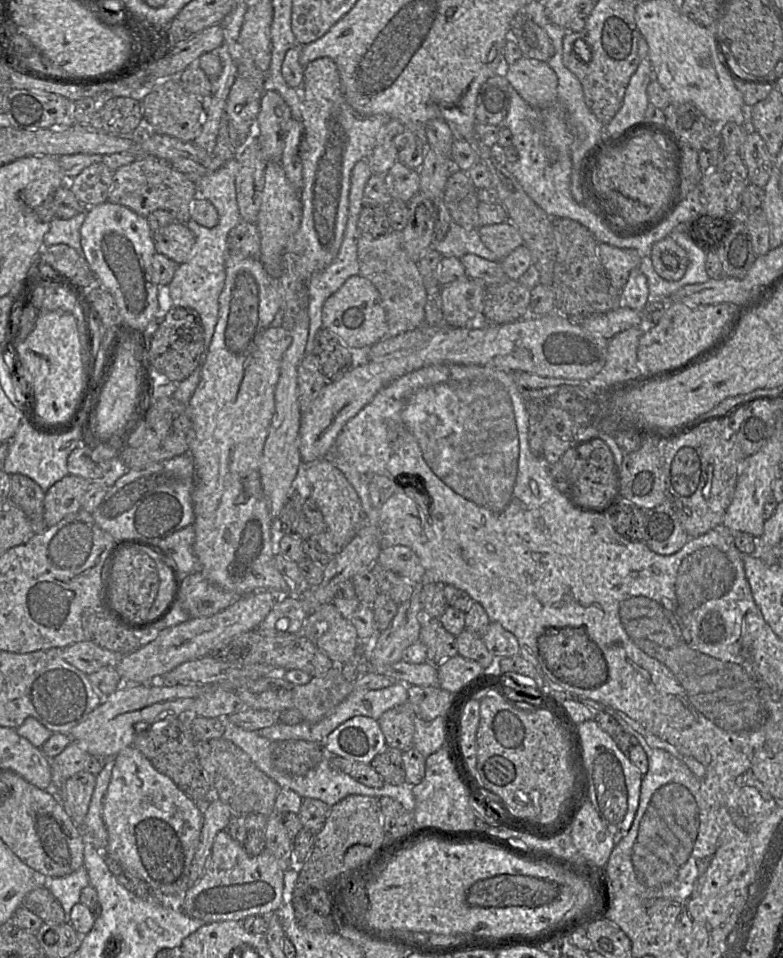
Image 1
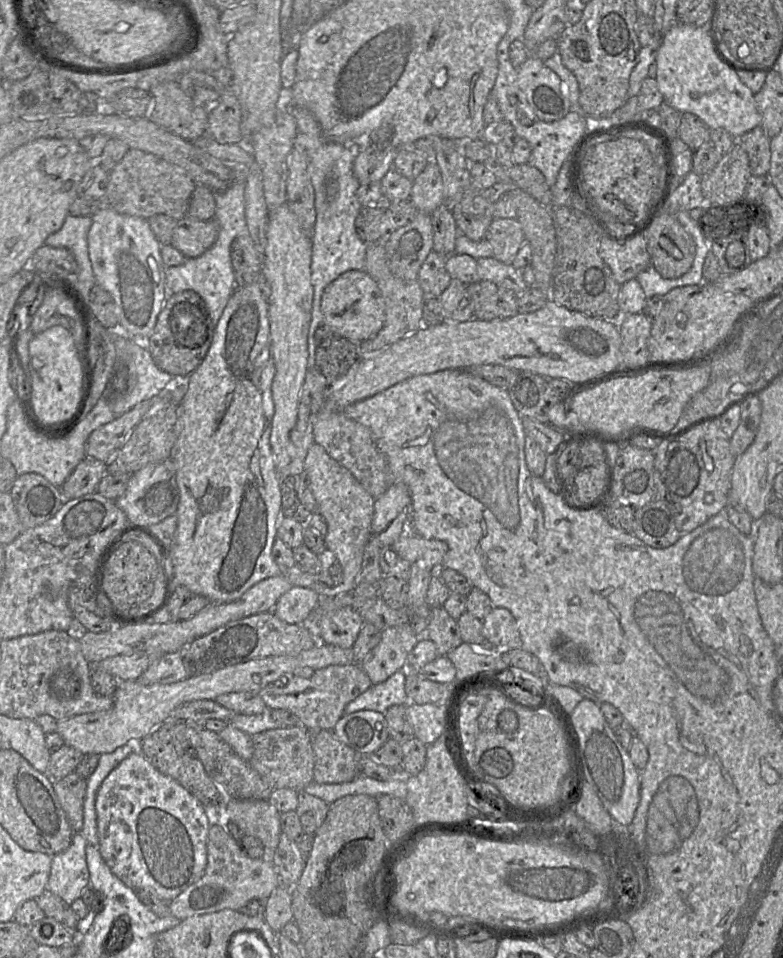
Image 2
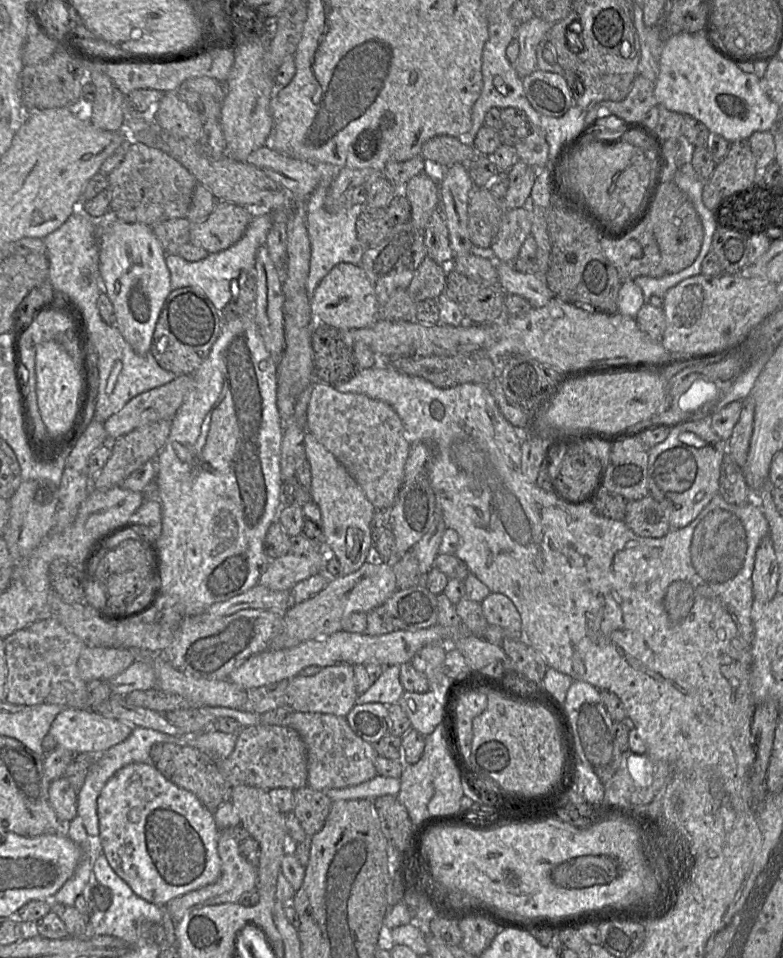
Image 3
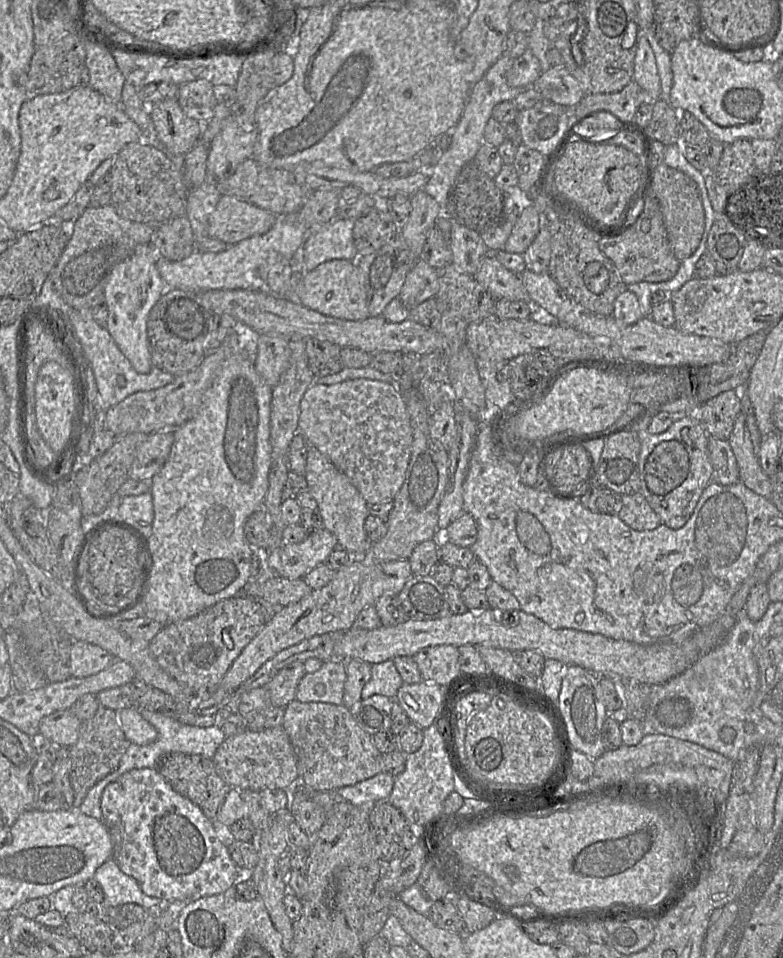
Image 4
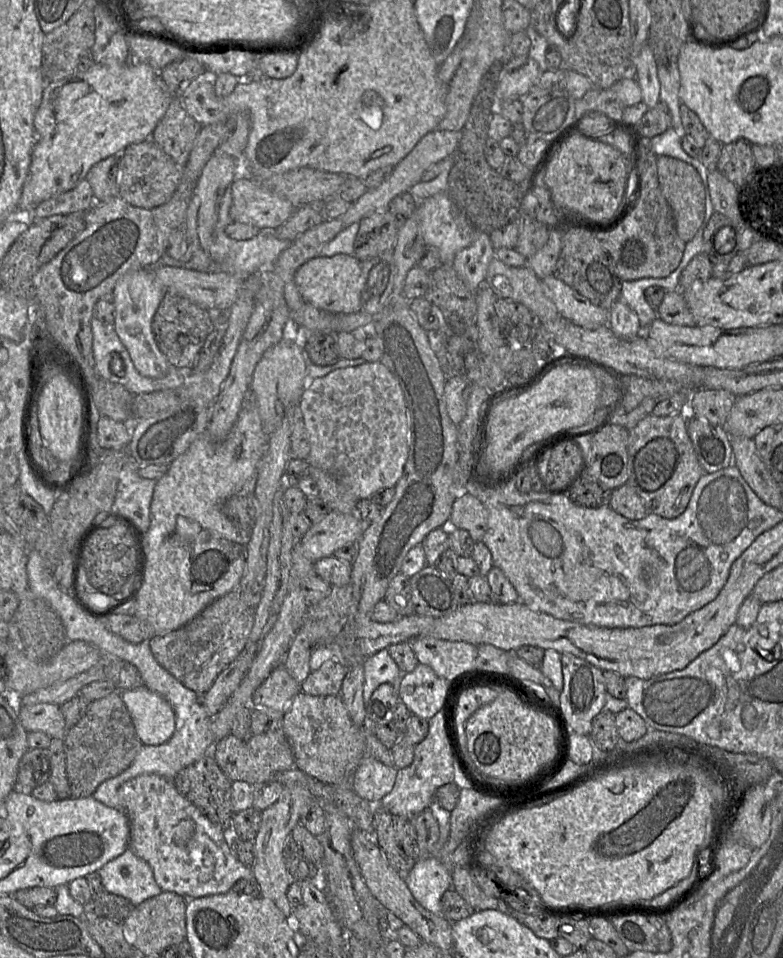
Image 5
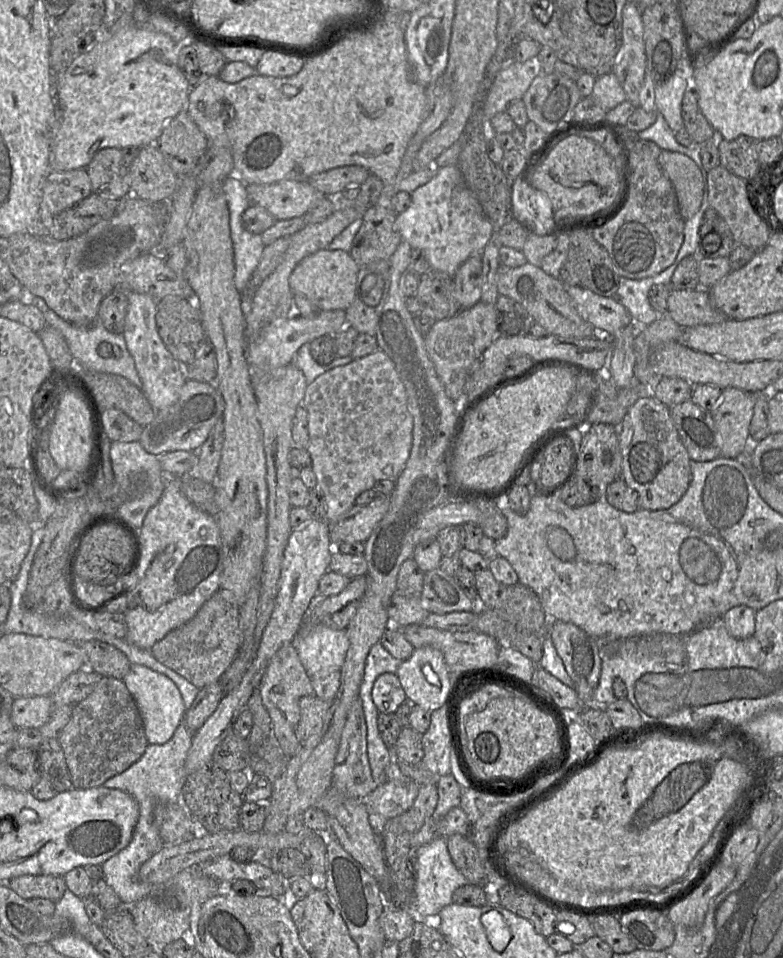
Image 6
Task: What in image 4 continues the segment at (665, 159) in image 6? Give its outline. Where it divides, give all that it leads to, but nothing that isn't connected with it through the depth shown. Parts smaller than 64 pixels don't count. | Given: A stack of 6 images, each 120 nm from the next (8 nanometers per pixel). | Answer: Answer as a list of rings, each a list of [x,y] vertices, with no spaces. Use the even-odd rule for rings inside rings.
[[[662,162],[654,168],[652,190],[659,201],[672,251],[679,261],[683,261],[696,251],[705,229],[700,188],[690,176]]]

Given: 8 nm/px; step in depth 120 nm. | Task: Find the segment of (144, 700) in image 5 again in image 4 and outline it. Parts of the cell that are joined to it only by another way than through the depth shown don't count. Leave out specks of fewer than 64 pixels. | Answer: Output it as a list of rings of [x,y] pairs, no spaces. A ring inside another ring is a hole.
[[[130,707],[118,712],[118,719],[126,738],[138,745],[147,745],[157,738],[157,730],[146,721],[139,708]]]

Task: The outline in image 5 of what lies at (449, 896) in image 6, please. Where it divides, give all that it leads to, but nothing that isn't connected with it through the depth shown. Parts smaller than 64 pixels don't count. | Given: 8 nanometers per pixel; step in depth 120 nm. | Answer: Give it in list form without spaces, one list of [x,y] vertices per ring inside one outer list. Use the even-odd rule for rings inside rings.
[[[436,857],[420,858],[405,882],[418,903],[435,915],[442,915],[441,898],[452,888],[451,872]]]

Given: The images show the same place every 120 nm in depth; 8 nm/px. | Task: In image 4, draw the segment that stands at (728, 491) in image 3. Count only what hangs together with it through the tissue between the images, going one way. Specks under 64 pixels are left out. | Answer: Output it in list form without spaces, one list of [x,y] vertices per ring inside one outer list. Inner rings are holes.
[[[709,437],[708,450],[712,464],[711,482],[723,486],[739,482],[739,468],[729,441]]]

